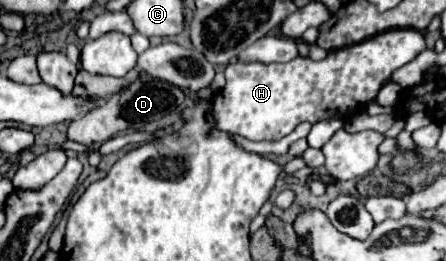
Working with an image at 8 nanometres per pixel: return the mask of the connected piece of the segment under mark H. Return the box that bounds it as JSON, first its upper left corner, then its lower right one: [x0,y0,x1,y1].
[211,28,423,140]

